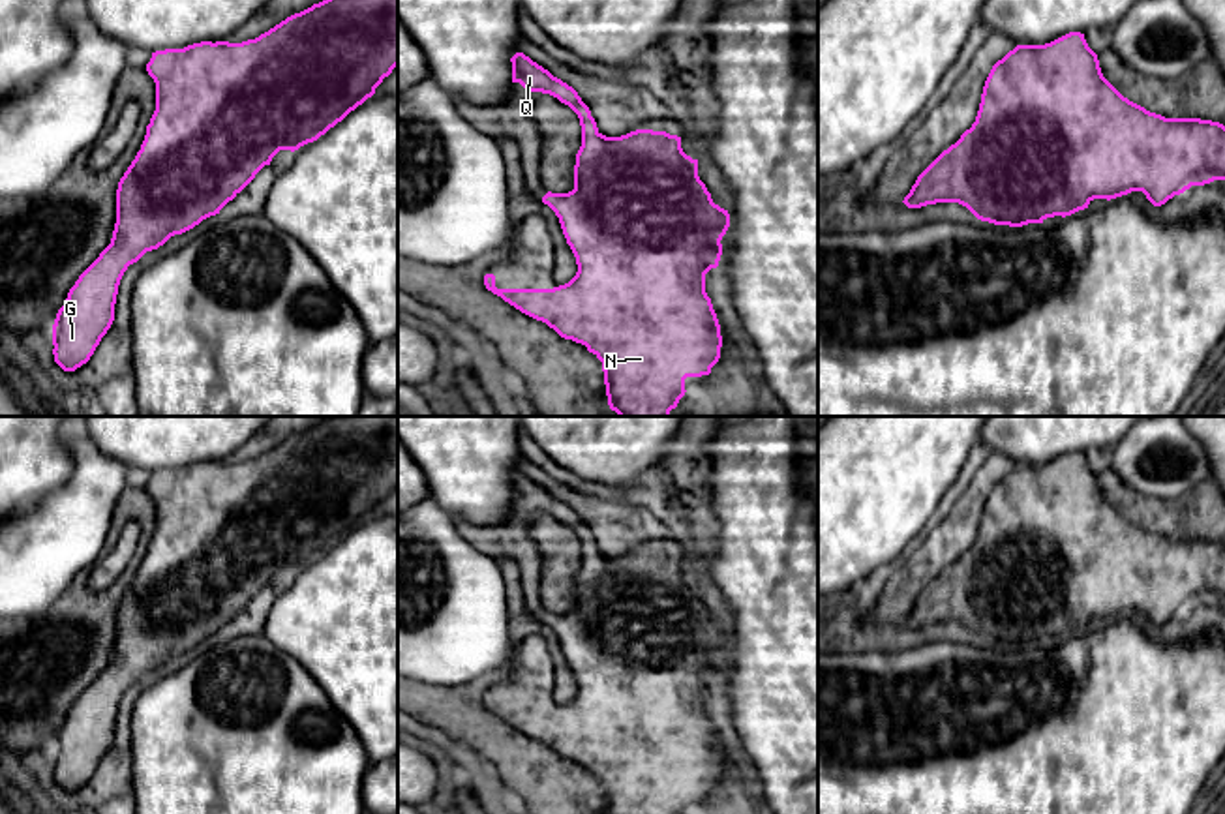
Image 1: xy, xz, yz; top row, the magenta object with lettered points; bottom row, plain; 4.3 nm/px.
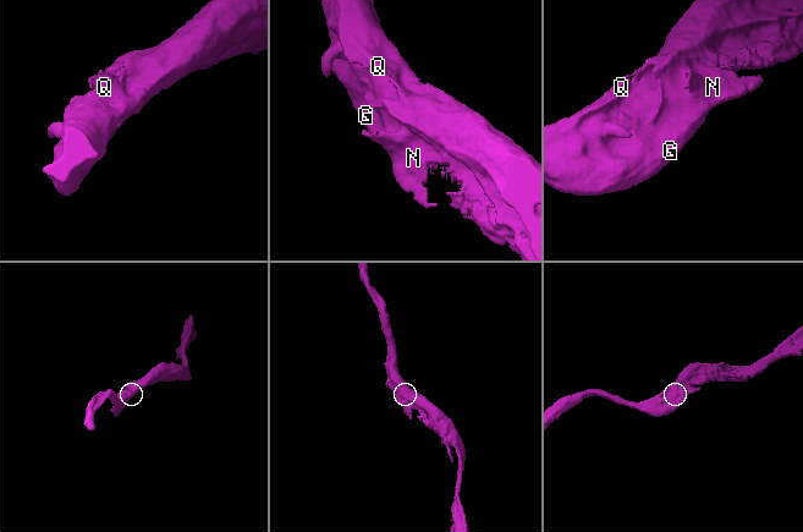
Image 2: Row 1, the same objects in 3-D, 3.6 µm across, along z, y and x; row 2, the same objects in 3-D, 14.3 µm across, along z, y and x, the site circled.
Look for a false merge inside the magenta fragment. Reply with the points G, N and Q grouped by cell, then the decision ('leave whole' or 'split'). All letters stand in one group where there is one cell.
groups G N Q; leave whole

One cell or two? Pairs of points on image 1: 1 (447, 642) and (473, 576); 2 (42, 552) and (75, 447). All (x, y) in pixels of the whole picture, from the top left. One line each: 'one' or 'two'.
1: one
2: one

